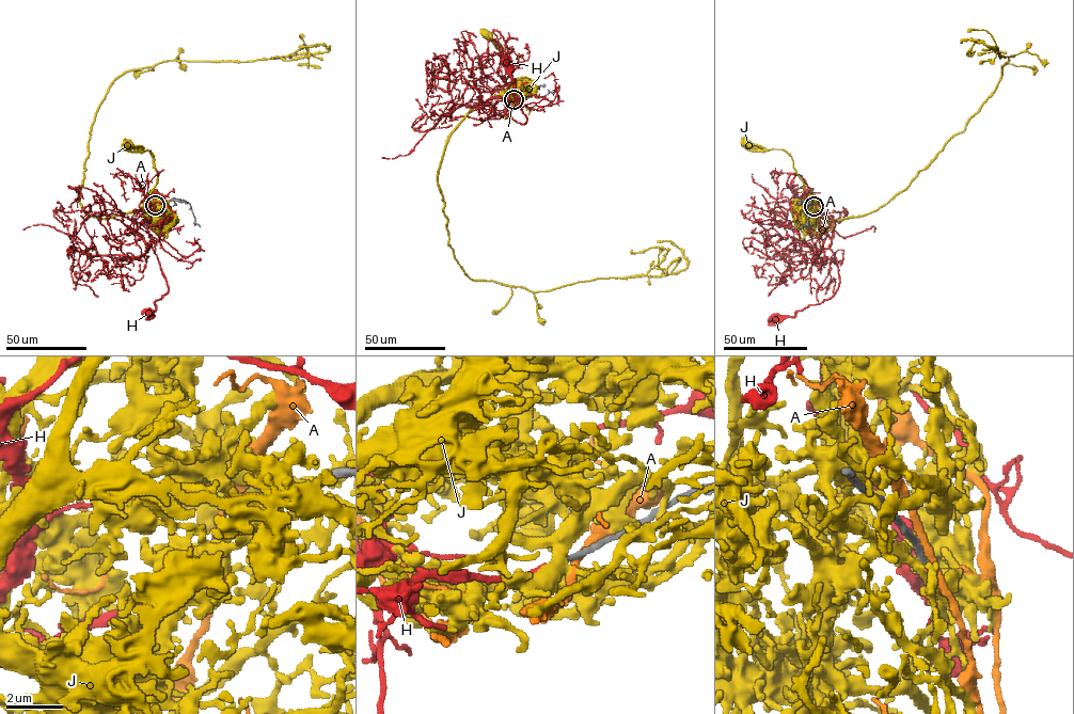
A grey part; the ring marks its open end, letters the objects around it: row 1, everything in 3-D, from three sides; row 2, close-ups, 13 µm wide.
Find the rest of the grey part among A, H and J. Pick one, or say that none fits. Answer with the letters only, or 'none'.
H

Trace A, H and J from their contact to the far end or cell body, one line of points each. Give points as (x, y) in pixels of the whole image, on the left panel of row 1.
A: (157, 204), (153, 221), (144, 189)
H: (155, 205), (137, 218), (137, 233), (153, 249), (168, 291), (155, 302), (155, 308), (148, 312)
J: (156, 205), (148, 200), (158, 173), (153, 154), (127, 145)

